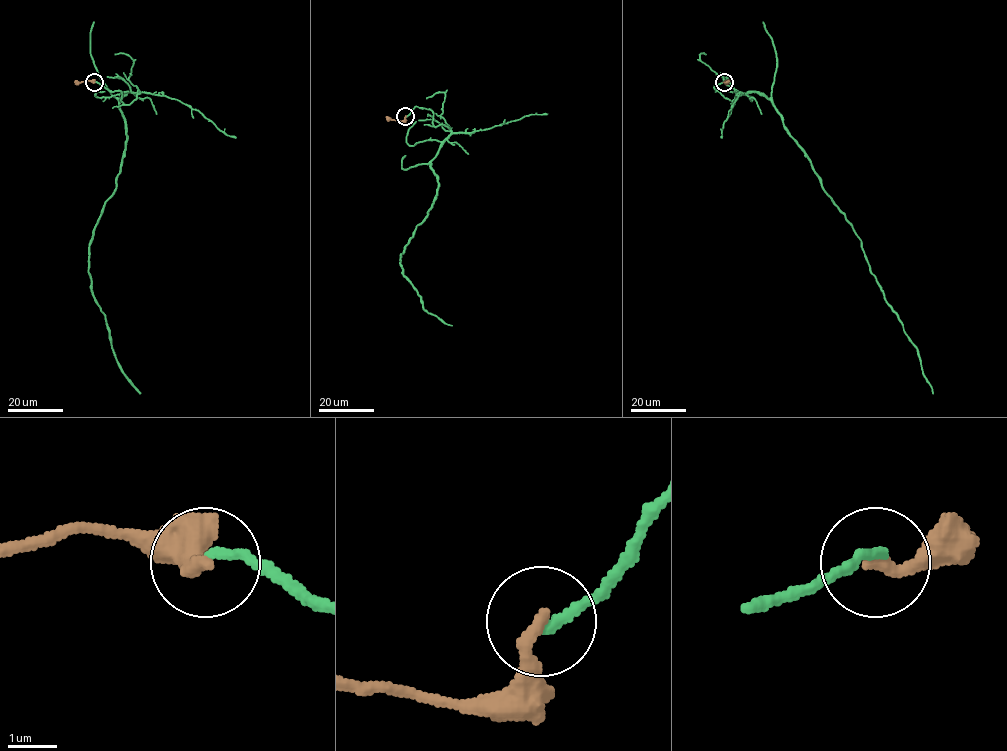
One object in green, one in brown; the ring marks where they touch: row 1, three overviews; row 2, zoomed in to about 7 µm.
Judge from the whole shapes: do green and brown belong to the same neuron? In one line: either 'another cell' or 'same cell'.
another cell

